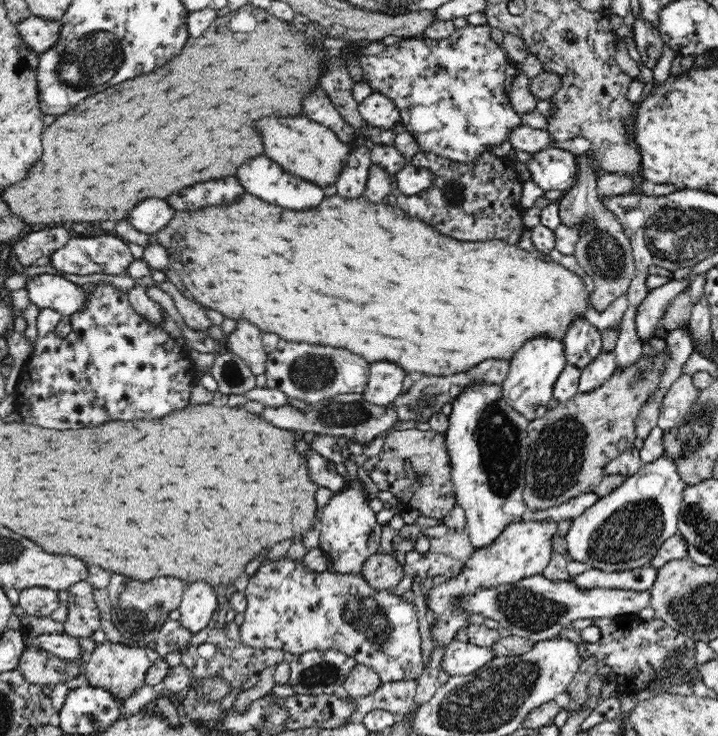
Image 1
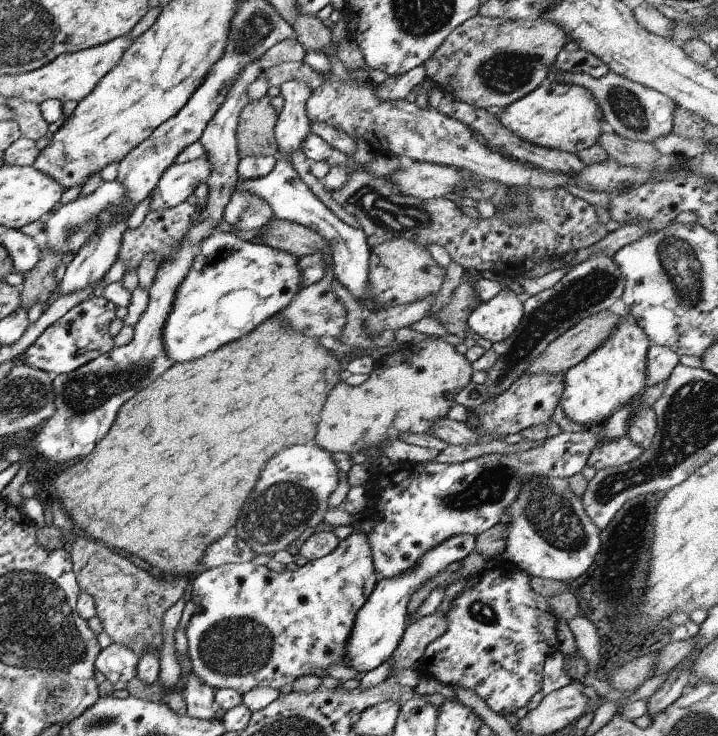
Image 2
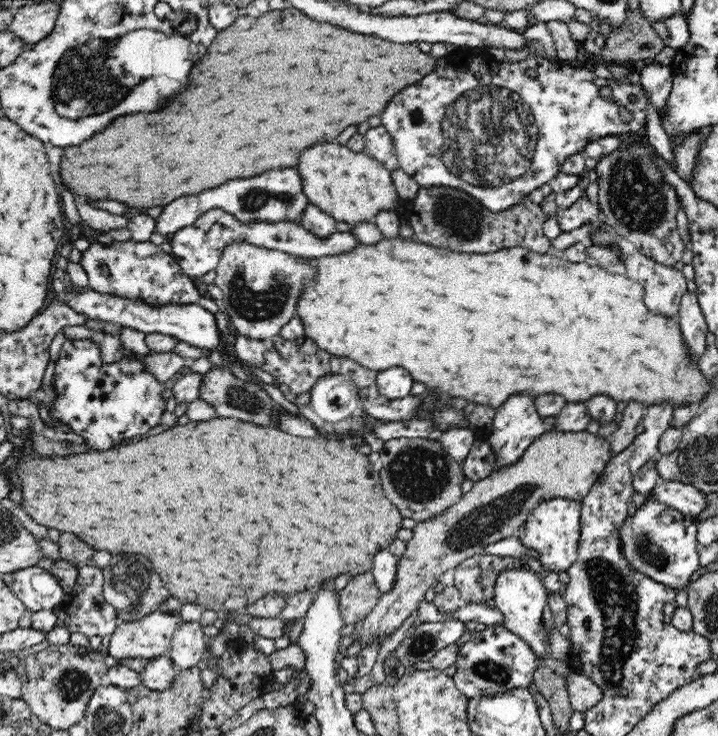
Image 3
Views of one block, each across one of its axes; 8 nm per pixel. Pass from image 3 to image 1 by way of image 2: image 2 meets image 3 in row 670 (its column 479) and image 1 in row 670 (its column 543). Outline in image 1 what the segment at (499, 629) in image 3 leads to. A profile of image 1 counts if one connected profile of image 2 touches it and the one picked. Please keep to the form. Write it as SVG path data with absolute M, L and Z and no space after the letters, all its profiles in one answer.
M454 639L445 646L440 669L446 671L450 677L466 676L488 664L494 657L495 654L491 648Z

